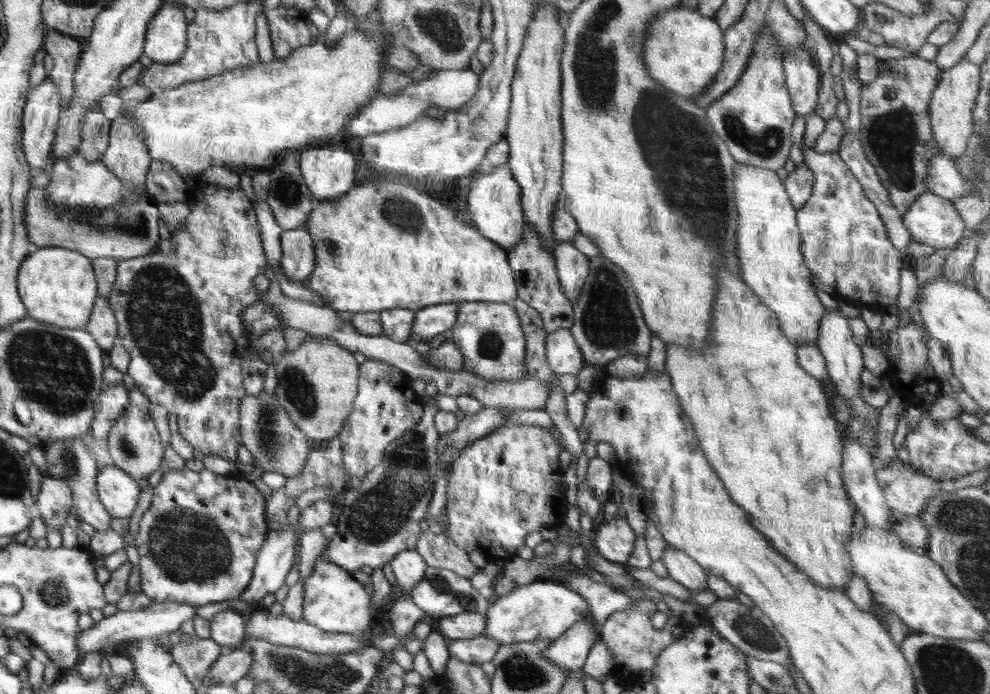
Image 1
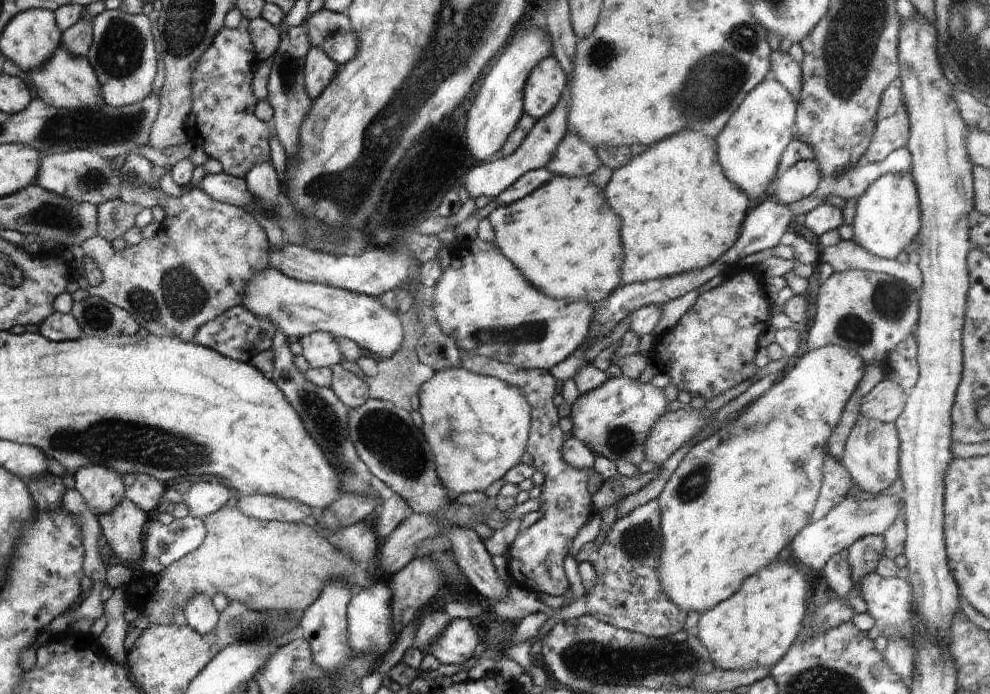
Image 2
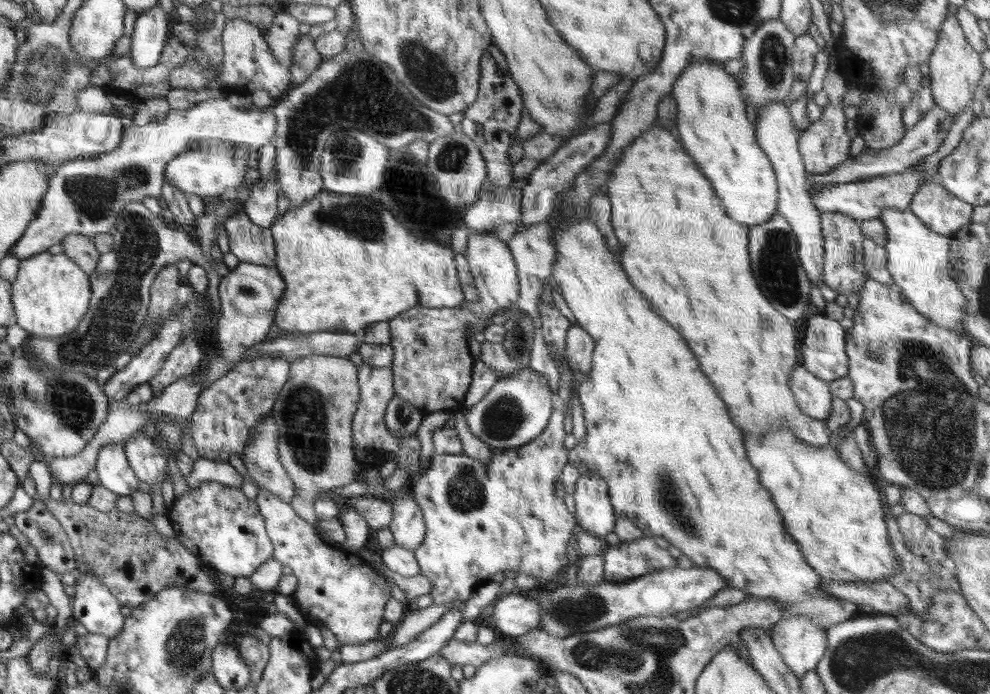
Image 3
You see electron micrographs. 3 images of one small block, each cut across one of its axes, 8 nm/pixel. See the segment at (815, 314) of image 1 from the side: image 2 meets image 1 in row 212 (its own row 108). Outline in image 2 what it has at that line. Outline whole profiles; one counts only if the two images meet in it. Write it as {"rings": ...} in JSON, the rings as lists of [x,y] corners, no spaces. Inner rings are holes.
{"rings":[[[766,78],[744,97],[726,126],[716,136],[718,160],[726,178],[744,191],[753,203],[756,203],[760,196],[767,192],[771,182],[778,176],[778,164],[780,164],[782,153],[795,133],[796,109],[797,101],[782,86],[782,83],[776,79]]]}

